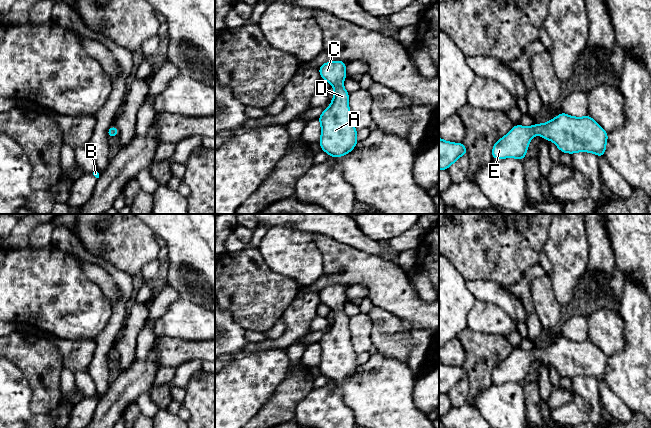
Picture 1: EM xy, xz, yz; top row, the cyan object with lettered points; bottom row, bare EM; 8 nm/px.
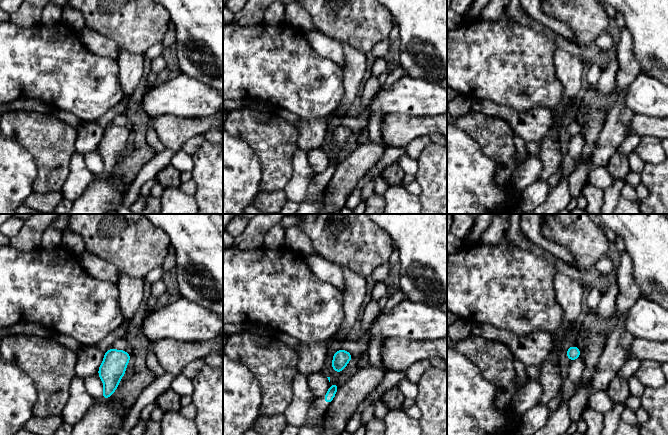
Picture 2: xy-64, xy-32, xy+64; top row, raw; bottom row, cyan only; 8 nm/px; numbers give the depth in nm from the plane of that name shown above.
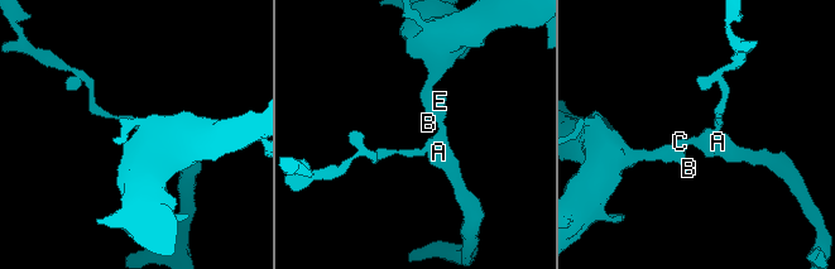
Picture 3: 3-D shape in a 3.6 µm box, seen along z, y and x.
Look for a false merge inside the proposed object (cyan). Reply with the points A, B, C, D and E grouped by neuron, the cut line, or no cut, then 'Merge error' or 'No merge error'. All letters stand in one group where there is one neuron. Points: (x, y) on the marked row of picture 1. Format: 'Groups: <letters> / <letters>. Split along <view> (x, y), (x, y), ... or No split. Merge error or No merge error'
Groups: A B C D E. No split. No merge error

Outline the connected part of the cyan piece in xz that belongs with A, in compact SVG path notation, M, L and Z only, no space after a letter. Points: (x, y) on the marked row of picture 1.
M334 60L318 68L321 79L334 87L334 97L330 106L317 120L321 124L320 148L333 158L350 153L358 143L358 130L353 125L348 104L350 94L343 85L347 77L346 64L347 62Z

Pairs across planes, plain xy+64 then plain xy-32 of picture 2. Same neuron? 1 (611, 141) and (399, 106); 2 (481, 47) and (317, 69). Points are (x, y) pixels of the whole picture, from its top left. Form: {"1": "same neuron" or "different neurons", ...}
{"1": "different neurons", "2": "same neuron"}

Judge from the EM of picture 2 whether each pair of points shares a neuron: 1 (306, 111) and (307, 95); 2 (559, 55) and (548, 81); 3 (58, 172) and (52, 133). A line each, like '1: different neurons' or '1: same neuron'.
1: same neuron
2: different neurons
3: same neuron

